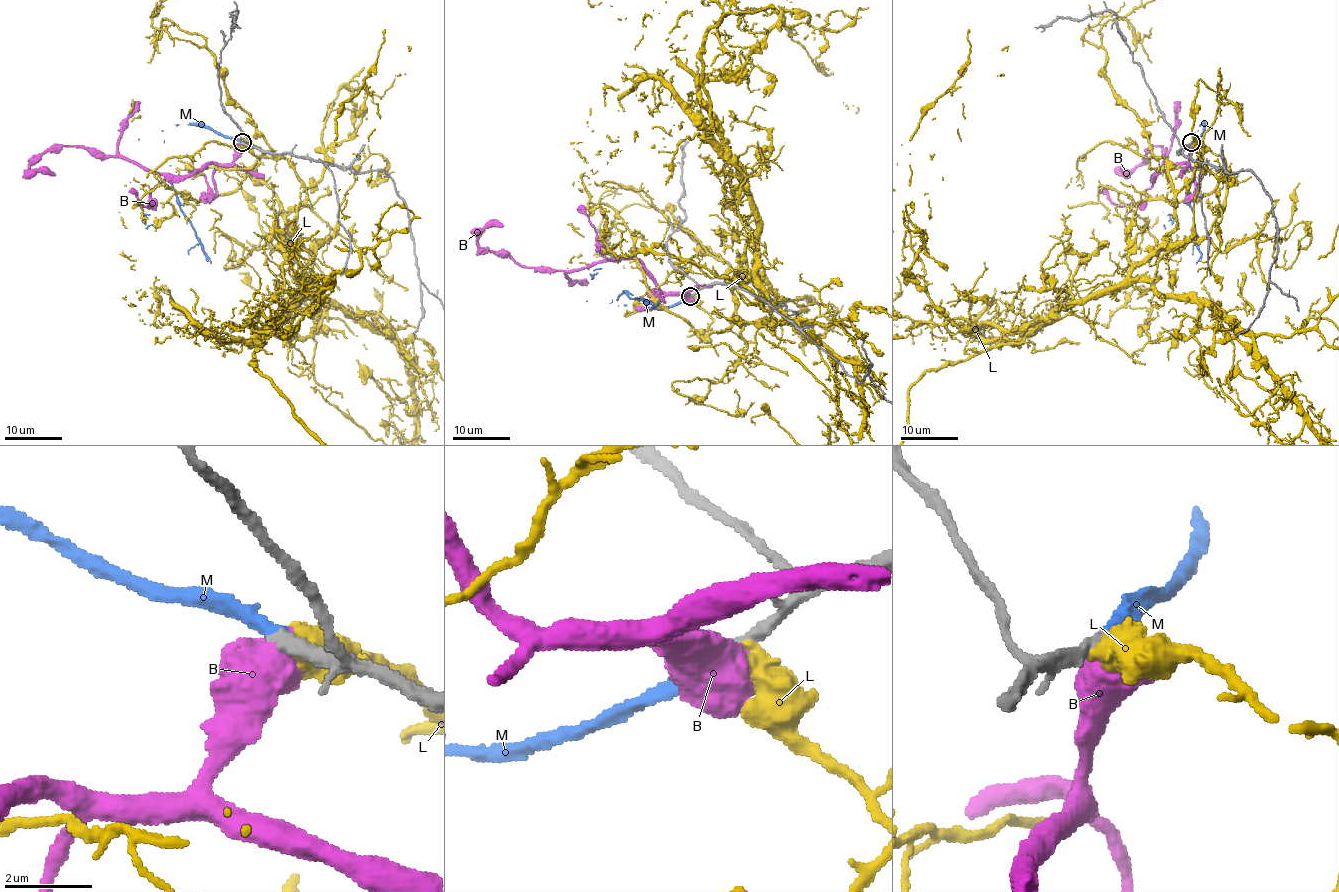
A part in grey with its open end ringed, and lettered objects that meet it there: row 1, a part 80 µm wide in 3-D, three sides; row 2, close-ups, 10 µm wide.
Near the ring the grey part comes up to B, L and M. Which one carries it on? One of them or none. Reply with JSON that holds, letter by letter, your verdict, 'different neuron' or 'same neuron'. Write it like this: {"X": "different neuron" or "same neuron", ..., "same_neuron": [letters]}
{"B": "different neuron", "L": "different neuron", "M": "same neuron", "same_neuron": ["M"]}

